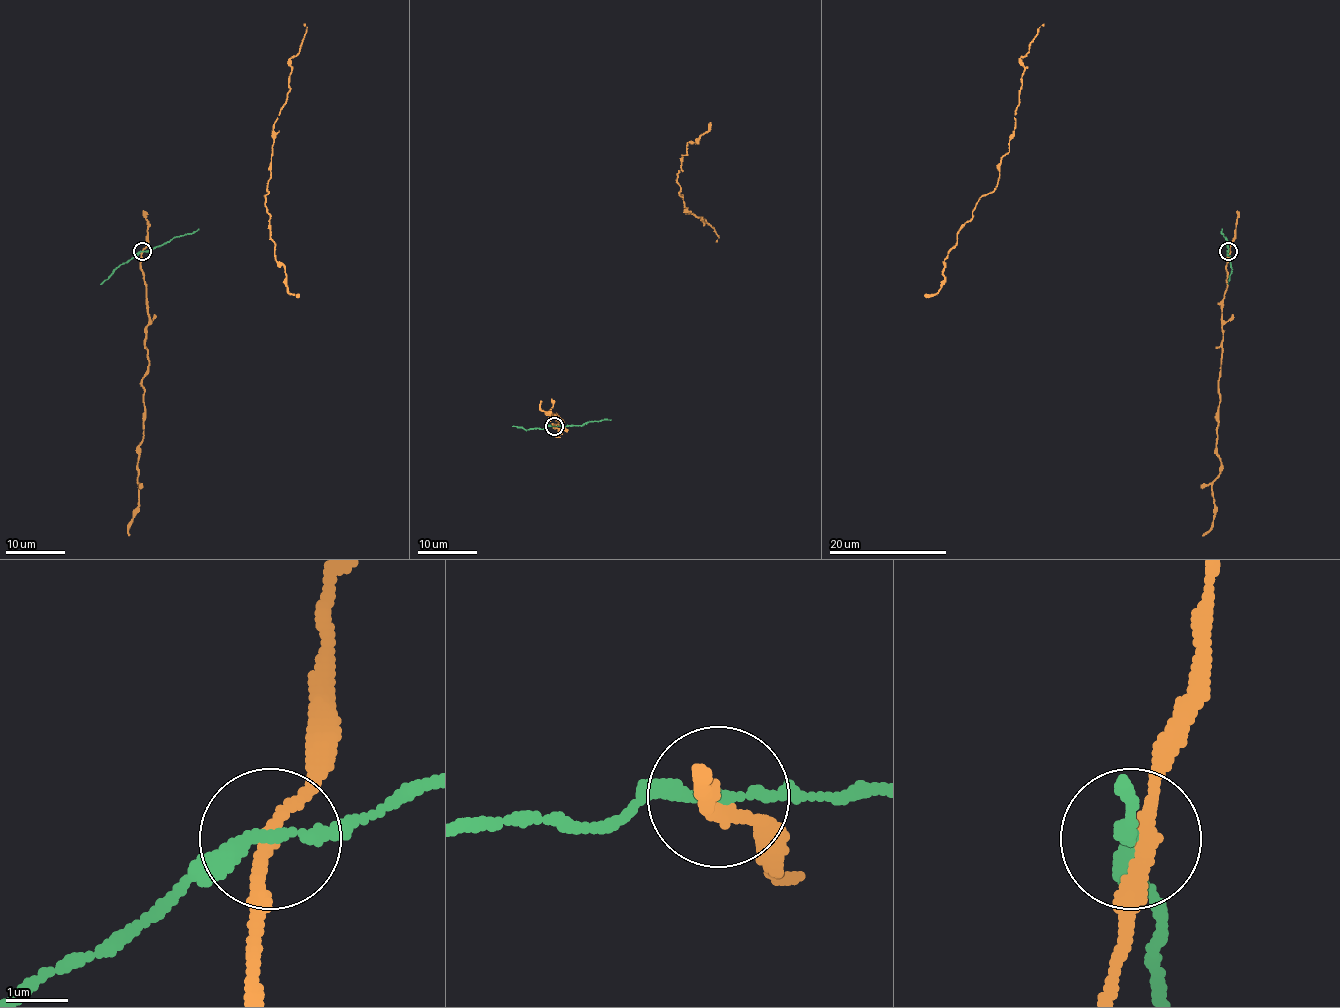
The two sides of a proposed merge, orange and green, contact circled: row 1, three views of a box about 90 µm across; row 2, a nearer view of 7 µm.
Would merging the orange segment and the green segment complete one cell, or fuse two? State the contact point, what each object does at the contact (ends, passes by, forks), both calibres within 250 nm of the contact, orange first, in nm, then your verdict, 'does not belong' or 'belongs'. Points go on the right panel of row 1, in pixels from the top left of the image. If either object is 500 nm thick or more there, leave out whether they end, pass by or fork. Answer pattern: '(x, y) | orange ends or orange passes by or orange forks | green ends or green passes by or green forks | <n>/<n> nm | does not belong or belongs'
(1228, 251) | orange passes by | green passes by | 240/200 nm | does not belong

